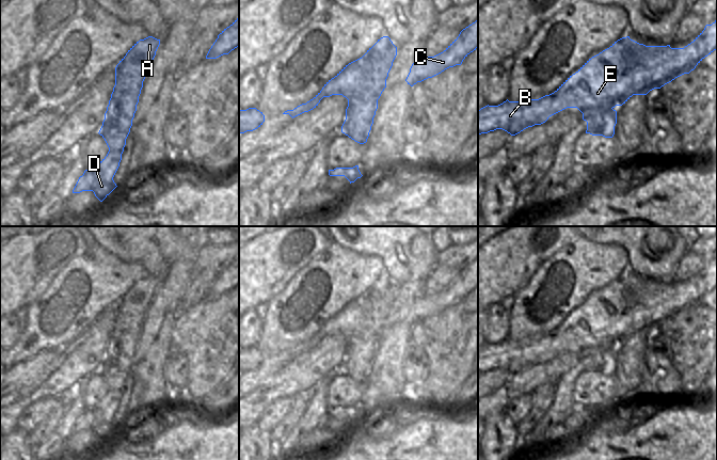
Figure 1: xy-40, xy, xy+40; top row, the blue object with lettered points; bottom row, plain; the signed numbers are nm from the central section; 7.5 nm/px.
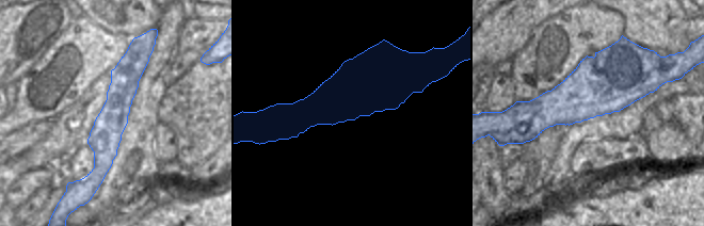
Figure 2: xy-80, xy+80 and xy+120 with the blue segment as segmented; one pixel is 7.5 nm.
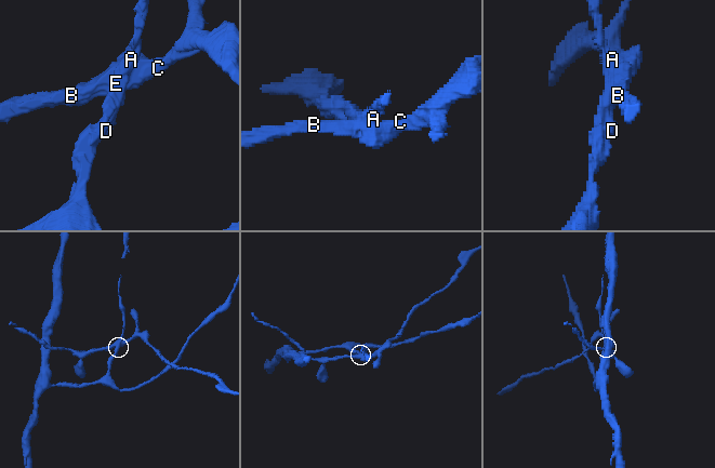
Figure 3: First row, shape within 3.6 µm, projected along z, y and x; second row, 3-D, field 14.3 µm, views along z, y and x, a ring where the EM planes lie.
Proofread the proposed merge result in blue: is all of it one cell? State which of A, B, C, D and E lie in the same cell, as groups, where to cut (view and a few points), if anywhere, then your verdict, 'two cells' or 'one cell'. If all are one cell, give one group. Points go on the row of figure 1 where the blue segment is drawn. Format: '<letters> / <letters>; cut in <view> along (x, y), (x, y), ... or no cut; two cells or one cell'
A D / B C E; cut in xy along (395, 46), (391, 53), (387, 53), (380, 60), (362, 57); two cells

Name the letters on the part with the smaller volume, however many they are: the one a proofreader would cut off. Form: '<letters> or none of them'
B, C, E.

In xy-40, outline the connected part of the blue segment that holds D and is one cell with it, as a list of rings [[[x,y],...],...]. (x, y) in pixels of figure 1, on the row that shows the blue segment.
[[[153,36],[140,39],[116,65],[115,85],[98,132],[105,139],[109,152],[93,170],[84,171],[73,193],[93,191],[102,202],[117,187],[113,177],[122,160],[145,75],[159,45],[160,39]]]

